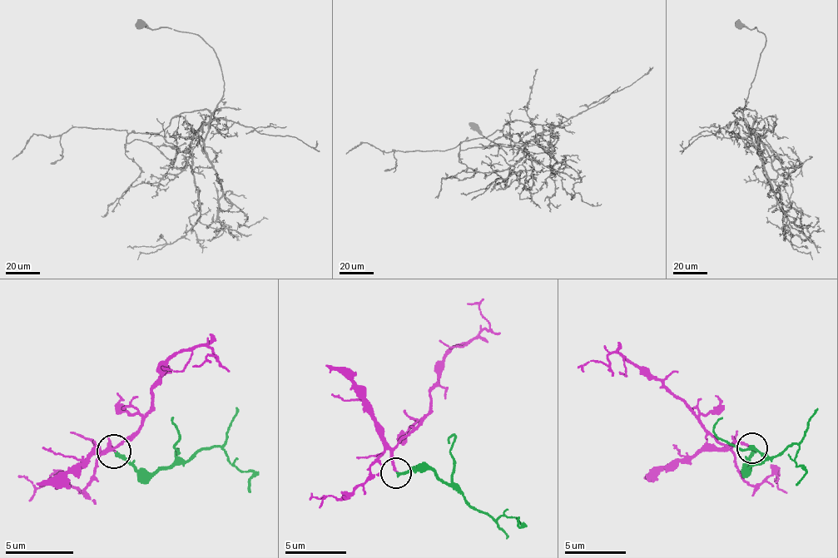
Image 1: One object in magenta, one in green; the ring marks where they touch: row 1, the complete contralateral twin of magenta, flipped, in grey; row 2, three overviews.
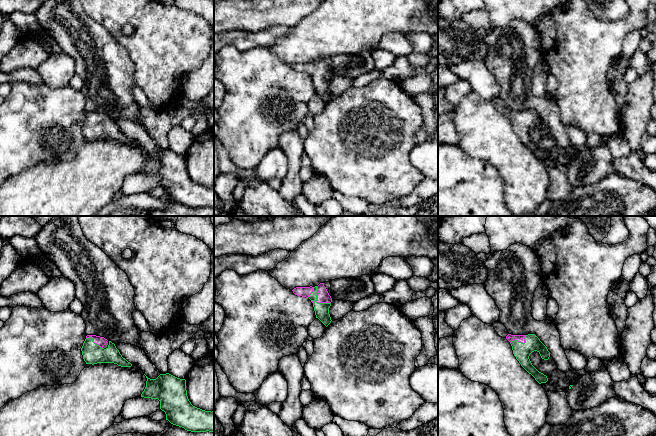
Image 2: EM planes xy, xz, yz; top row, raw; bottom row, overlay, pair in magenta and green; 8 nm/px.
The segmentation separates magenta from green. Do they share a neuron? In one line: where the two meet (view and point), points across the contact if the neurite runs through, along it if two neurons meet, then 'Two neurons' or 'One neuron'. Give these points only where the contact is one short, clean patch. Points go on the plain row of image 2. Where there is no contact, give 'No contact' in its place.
Touches magenta at xz (316, 77). Path across: xz (323, 73), (316, 77), (321, 82), (321, 86). One neuron

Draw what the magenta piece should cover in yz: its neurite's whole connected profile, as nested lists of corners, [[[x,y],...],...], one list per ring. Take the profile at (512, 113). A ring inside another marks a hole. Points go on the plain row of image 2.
[[[508,110],[506,115],[510,118],[513,130],[519,137],[521,142],[531,150],[535,156],[541,160],[546,159],[548,154],[543,149],[539,148],[531,139],[529,132],[532,128],[537,127],[541,134],[548,136],[550,128],[547,123],[540,117],[535,110],[528,111],[511,111]]]

